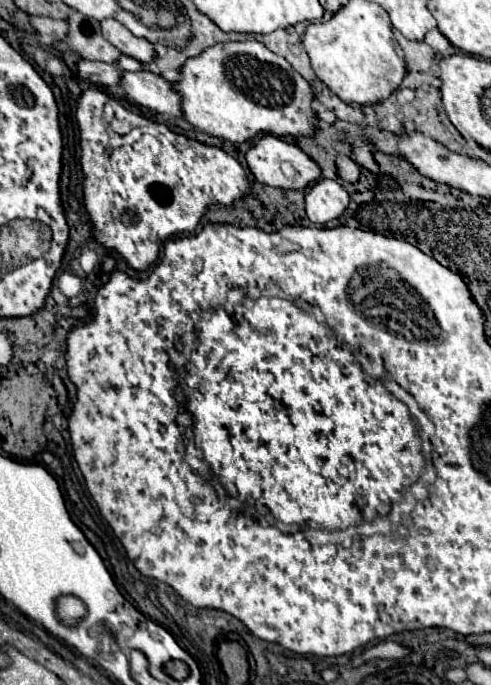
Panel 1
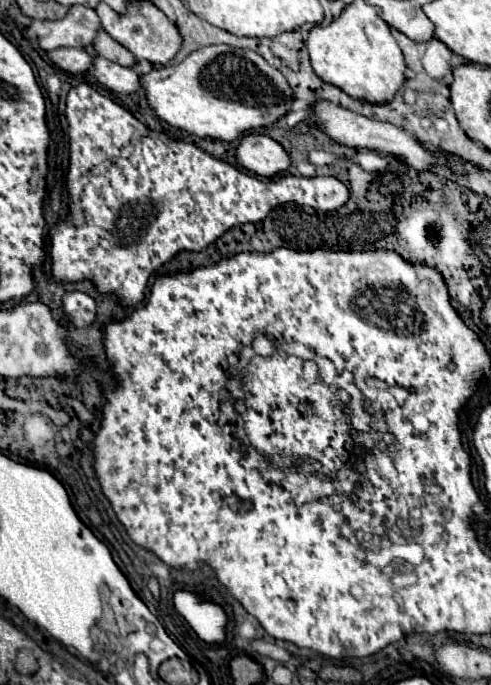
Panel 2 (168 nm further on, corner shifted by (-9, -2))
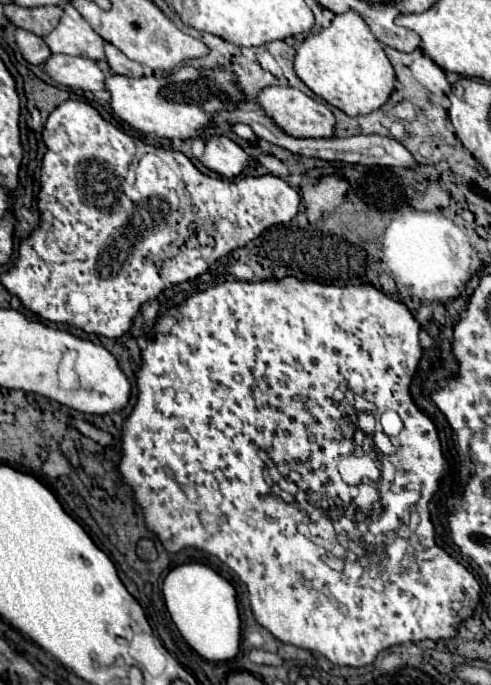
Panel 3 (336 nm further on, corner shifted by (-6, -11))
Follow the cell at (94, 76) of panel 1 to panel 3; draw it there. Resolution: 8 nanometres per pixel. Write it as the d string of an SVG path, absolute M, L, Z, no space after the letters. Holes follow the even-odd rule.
M14 29L12 35L14 35L14 43L16 43L18 51L22 53L22 57L28 63L40 65L50 55L50 49L48 49L48 45L44 43L42 37L38 37L30 31L24 31L24 29Z

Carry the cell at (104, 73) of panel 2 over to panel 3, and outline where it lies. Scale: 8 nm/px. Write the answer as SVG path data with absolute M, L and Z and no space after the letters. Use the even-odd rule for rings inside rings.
M52 53L42 63L42 69L50 75L52 81L62 83L66 87L82 91L104 91L104 73L98 63L90 59Z

